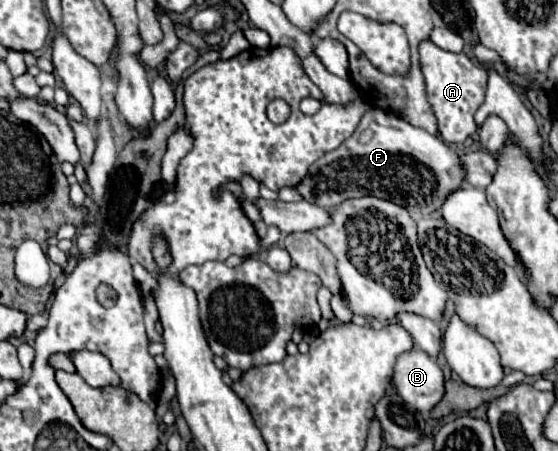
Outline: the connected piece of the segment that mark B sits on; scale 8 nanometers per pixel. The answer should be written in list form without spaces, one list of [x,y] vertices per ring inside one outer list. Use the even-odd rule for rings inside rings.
[[[419,348],[397,356],[393,384],[399,396],[419,412],[429,412],[445,392],[441,368]]]

